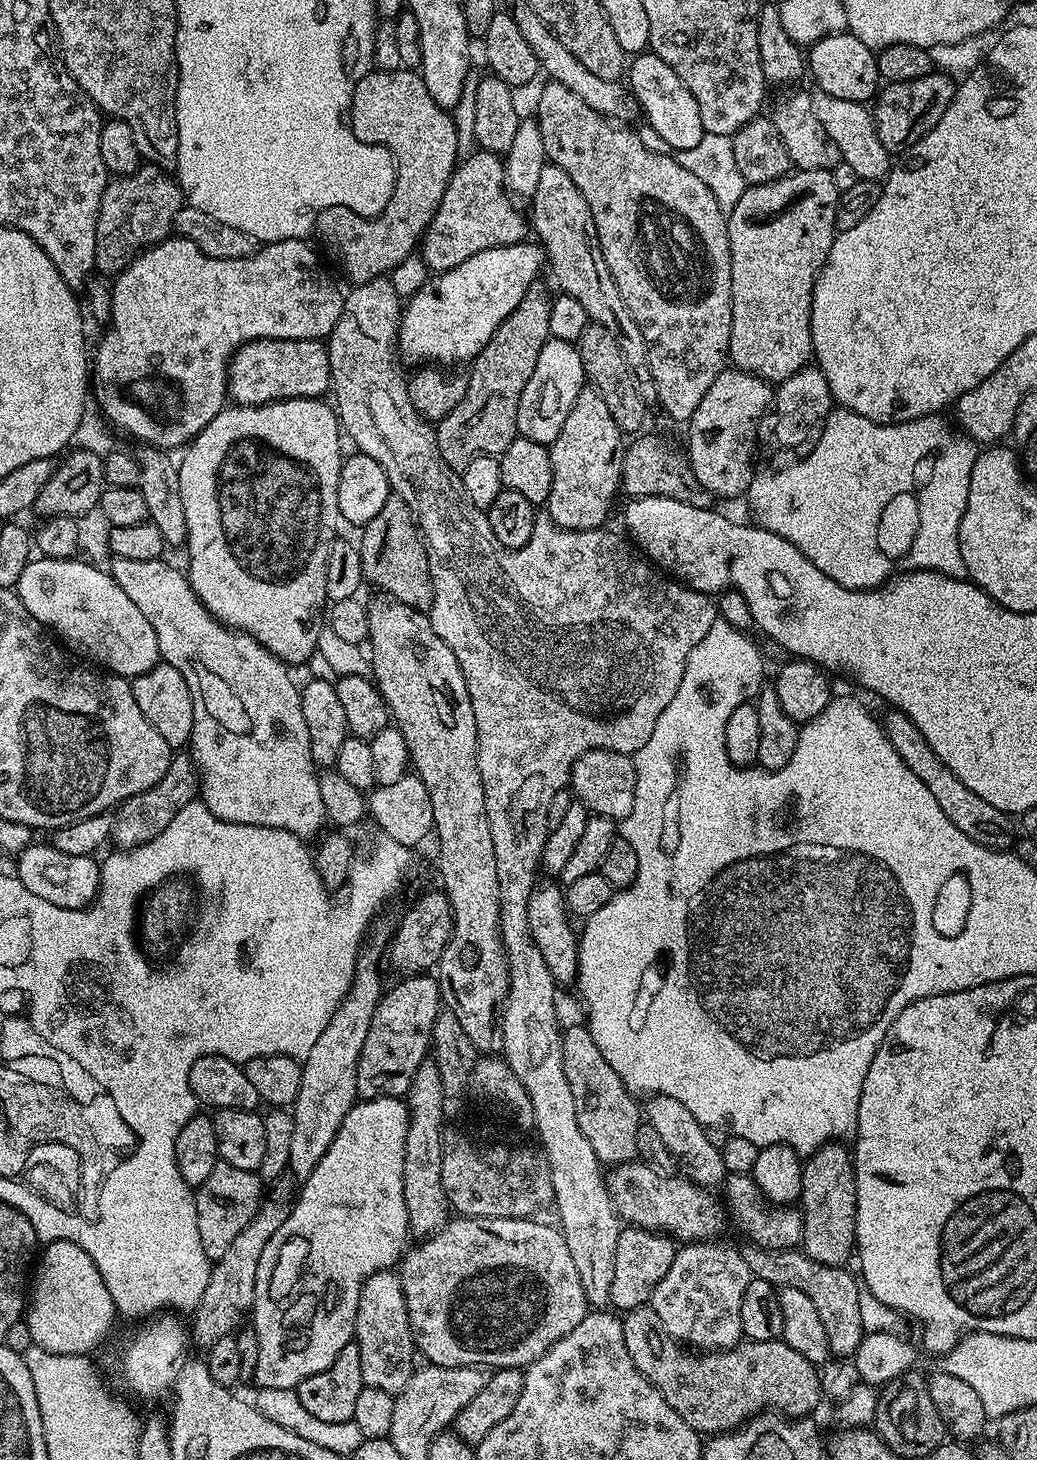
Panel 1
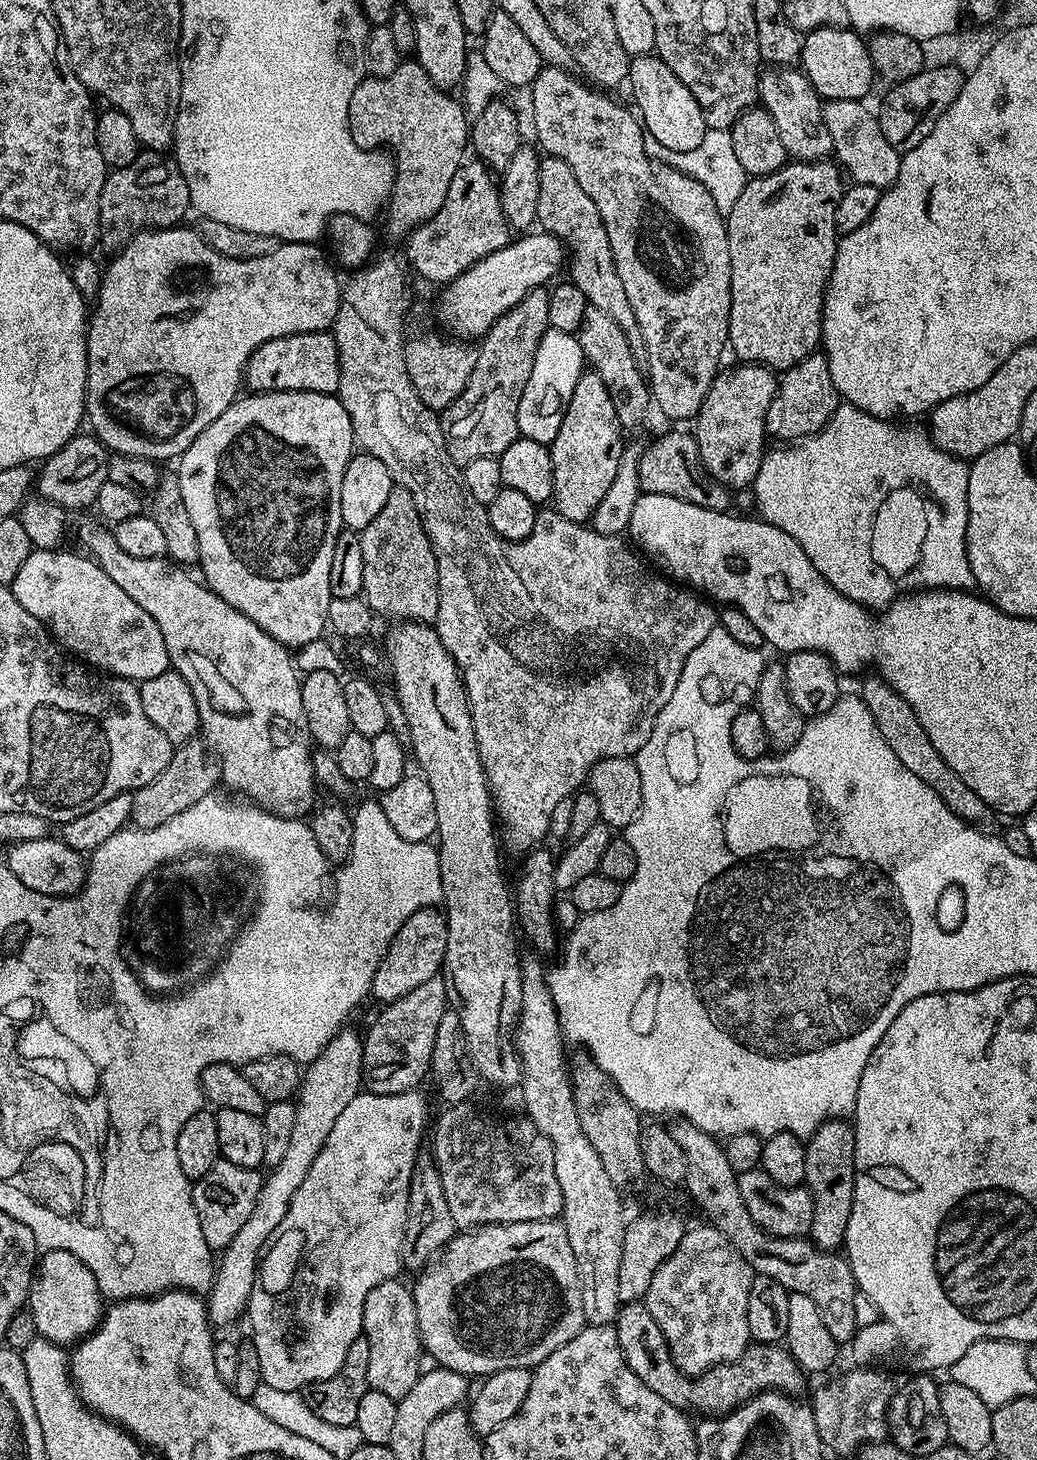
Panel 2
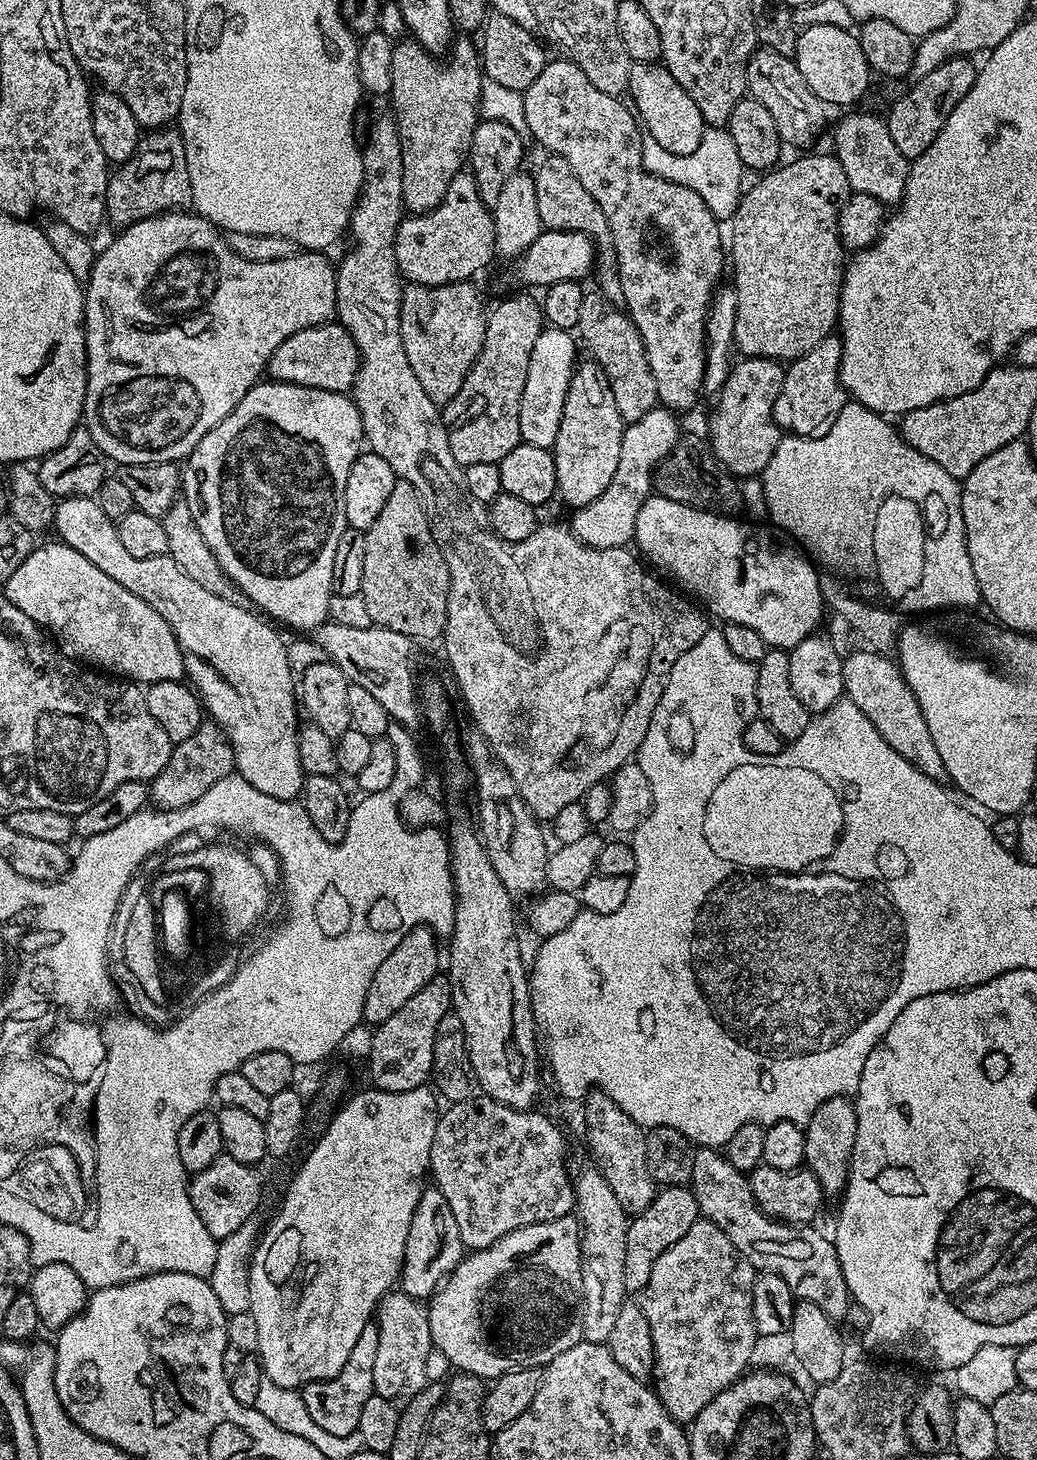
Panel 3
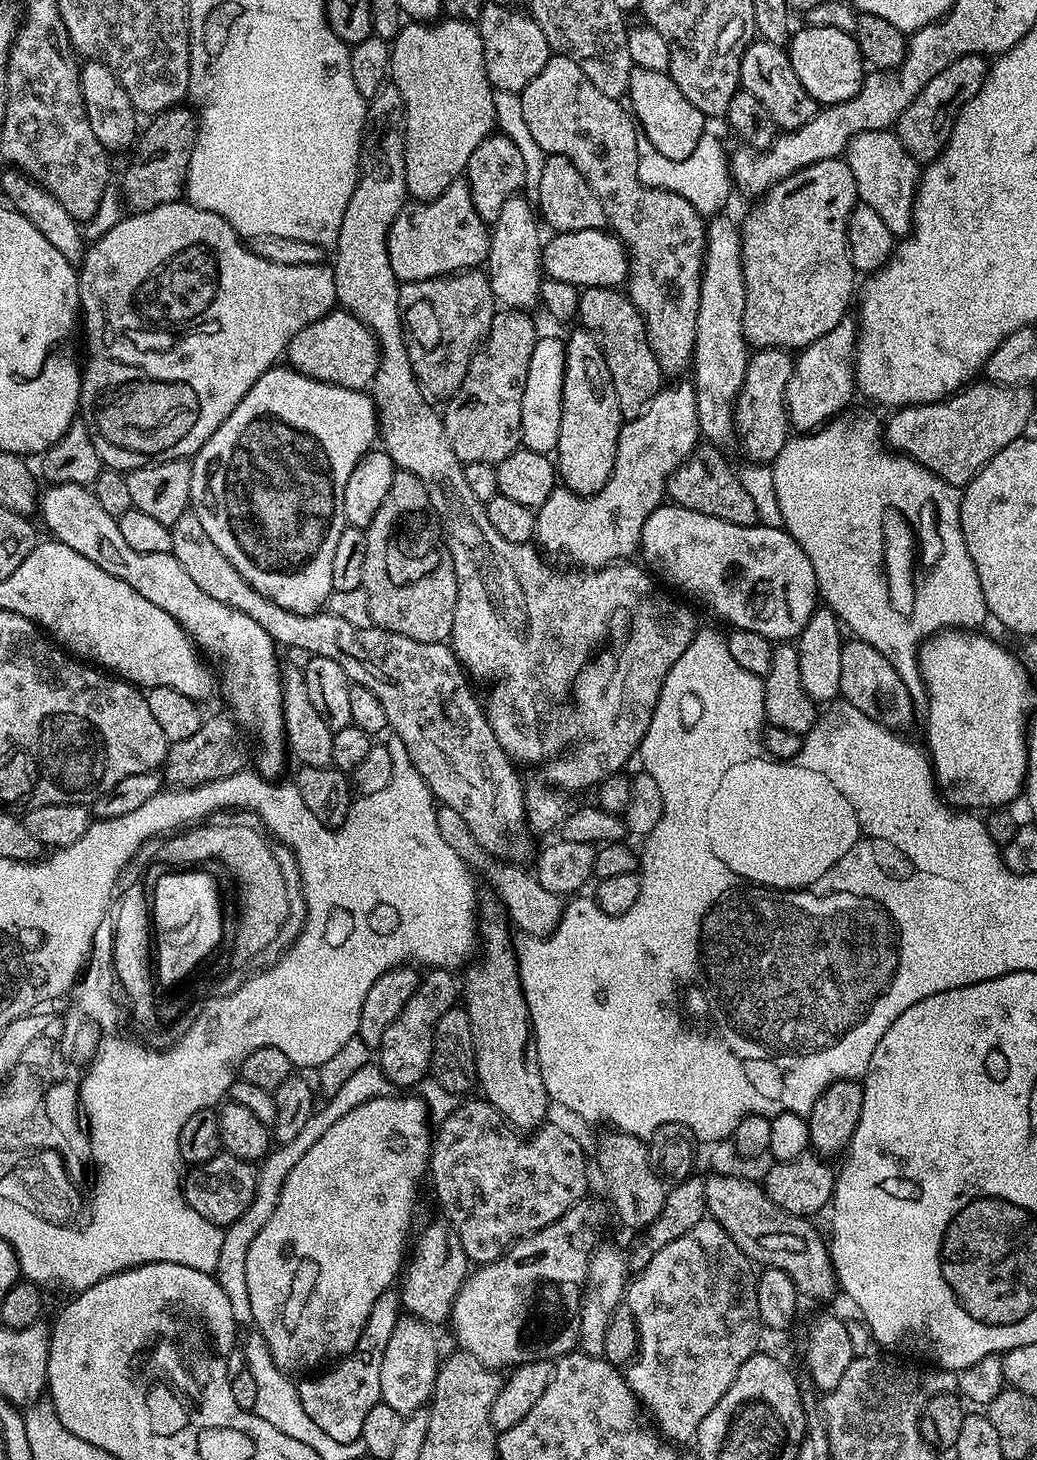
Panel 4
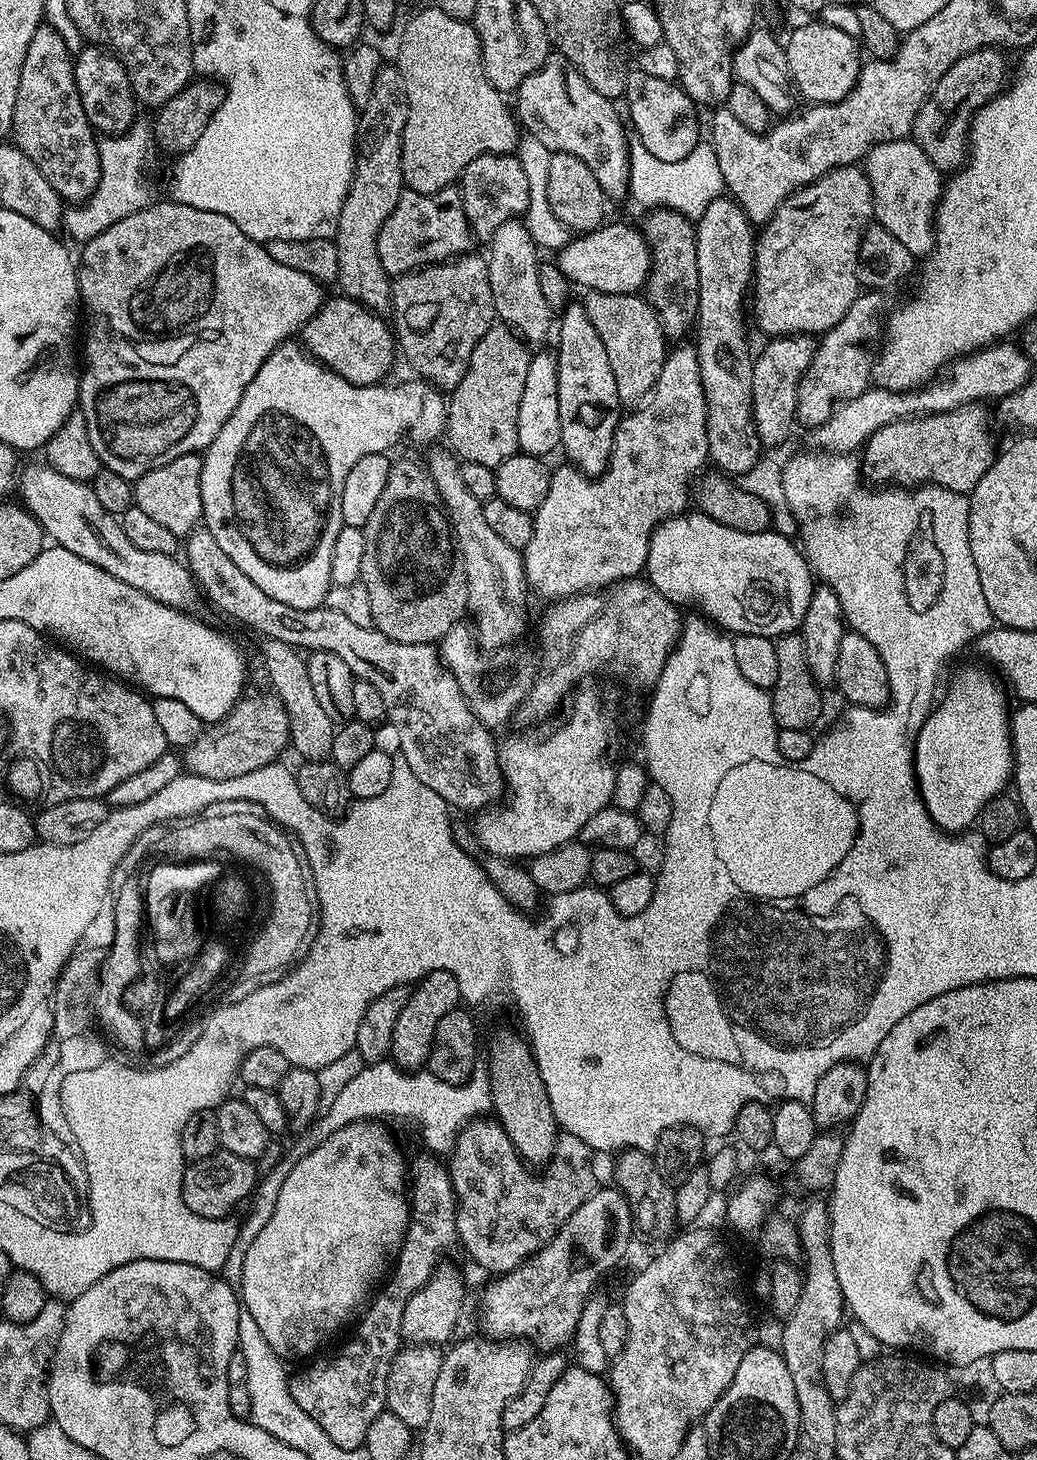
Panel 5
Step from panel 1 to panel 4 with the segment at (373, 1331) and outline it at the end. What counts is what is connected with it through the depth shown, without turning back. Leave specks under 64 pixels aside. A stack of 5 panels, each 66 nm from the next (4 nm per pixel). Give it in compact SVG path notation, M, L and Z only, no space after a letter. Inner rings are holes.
M401 1315L394 1326L394 1334L390 1334L390 1343L386 1346L386 1355L382 1358L382 1390L380 1398L383 1403L394 1406L401 1414L411 1414L425 1407L432 1399L432 1391L436 1385L436 1375L442 1363L442 1351L436 1345L436 1336L431 1327L416 1316Z

